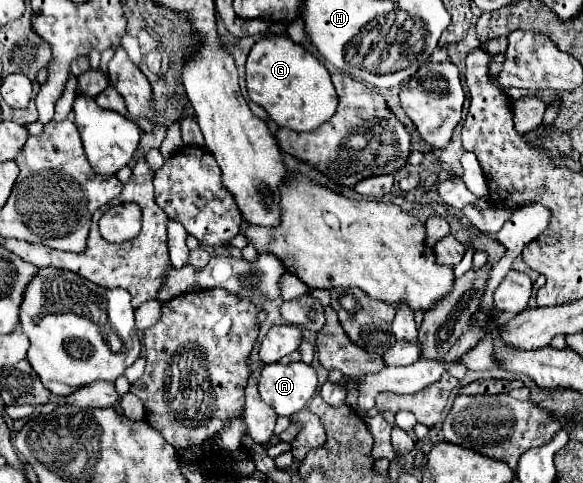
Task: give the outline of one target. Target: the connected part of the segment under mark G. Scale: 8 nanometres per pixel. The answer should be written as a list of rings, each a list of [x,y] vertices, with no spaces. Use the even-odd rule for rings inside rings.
[[[268,35],[254,43],[246,59],[246,89],[250,101],[260,105],[280,127],[314,131],[336,111],[336,91],[326,67],[288,35]]]

